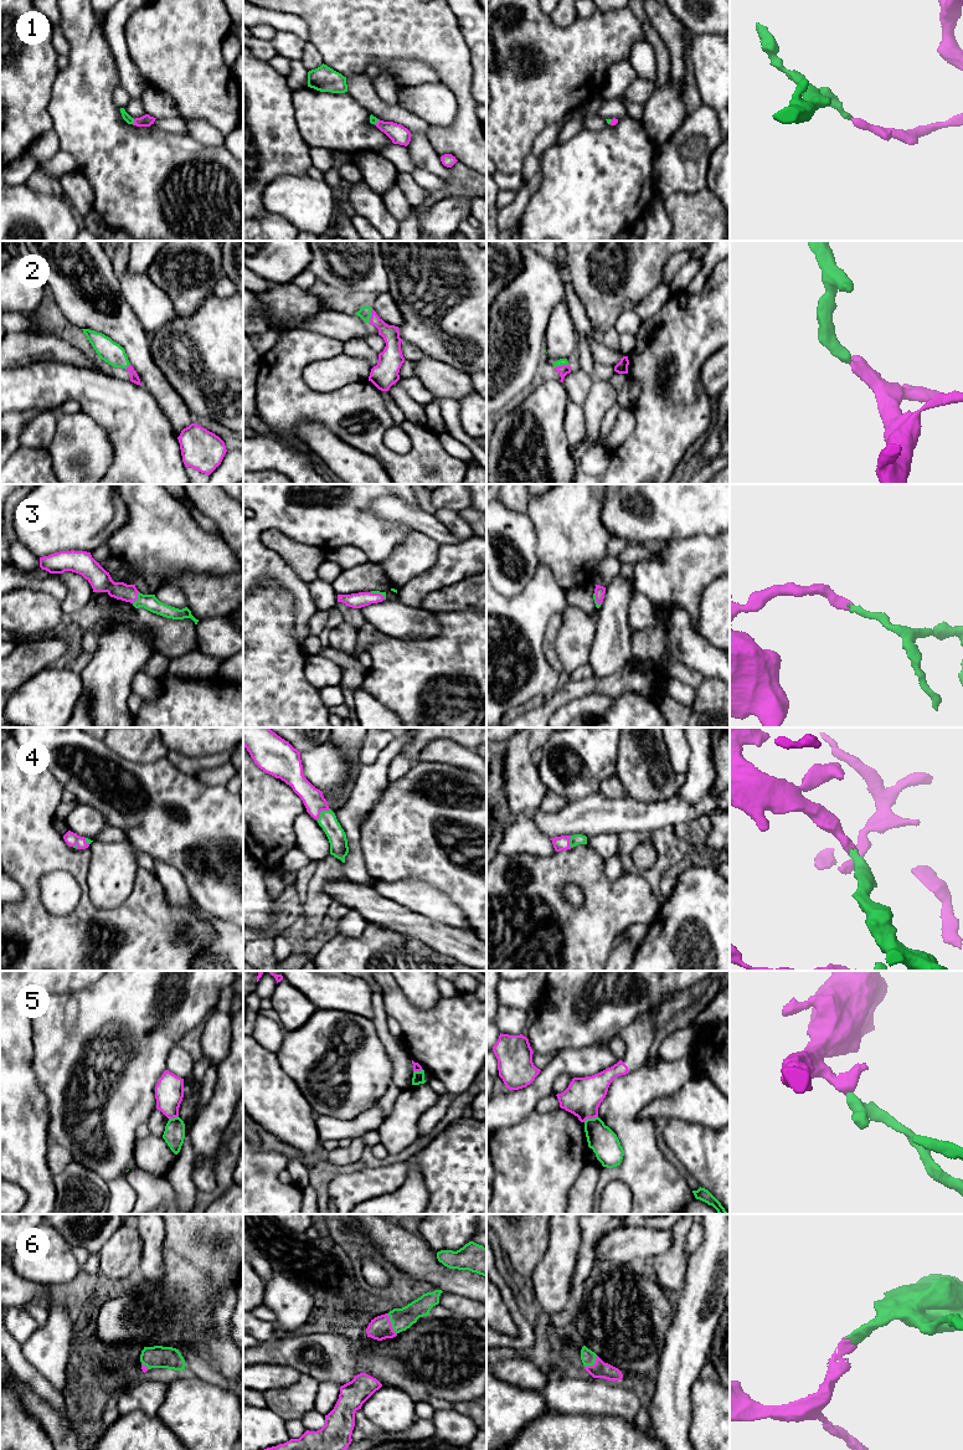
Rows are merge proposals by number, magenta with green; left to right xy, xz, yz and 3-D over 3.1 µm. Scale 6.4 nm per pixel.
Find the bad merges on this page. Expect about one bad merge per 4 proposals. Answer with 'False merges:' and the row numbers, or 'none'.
False merges: 5

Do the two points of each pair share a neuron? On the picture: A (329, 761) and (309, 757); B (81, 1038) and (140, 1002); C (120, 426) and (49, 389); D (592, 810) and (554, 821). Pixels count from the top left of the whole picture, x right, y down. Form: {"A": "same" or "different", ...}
{"A": "same", "B": "same", "C": "same", "D": "same"}

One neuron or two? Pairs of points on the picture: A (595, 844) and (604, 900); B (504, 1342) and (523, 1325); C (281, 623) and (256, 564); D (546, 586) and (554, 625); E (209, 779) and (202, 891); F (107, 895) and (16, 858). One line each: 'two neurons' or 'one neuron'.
A: two neurons
B: one neuron
C: two neurons
D: two neurons
E: two neurons
F: two neurons

